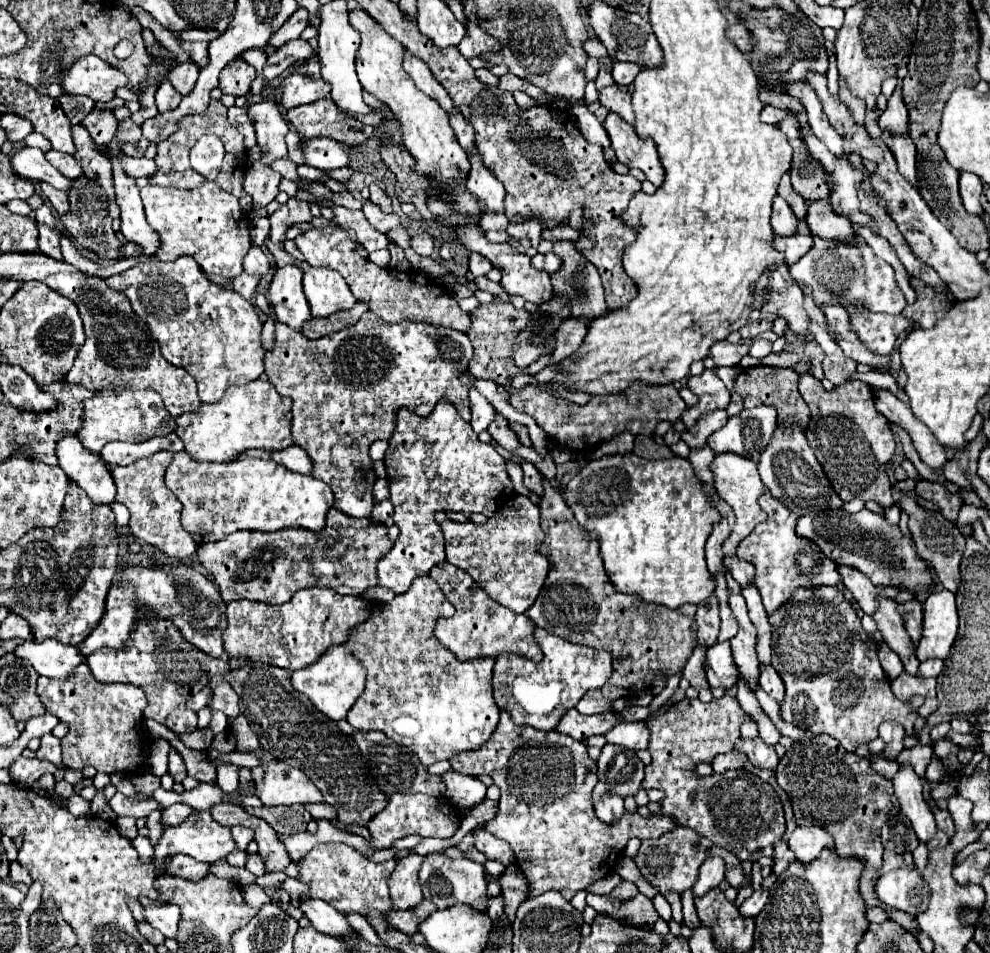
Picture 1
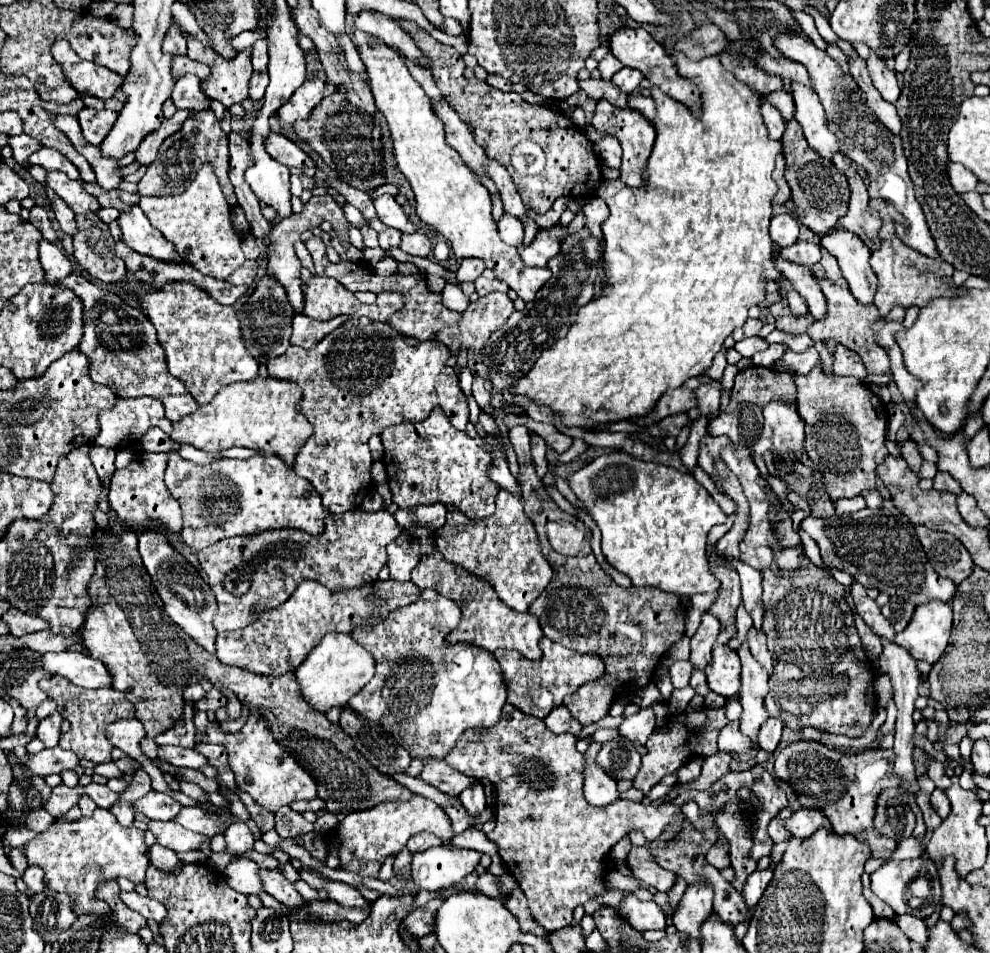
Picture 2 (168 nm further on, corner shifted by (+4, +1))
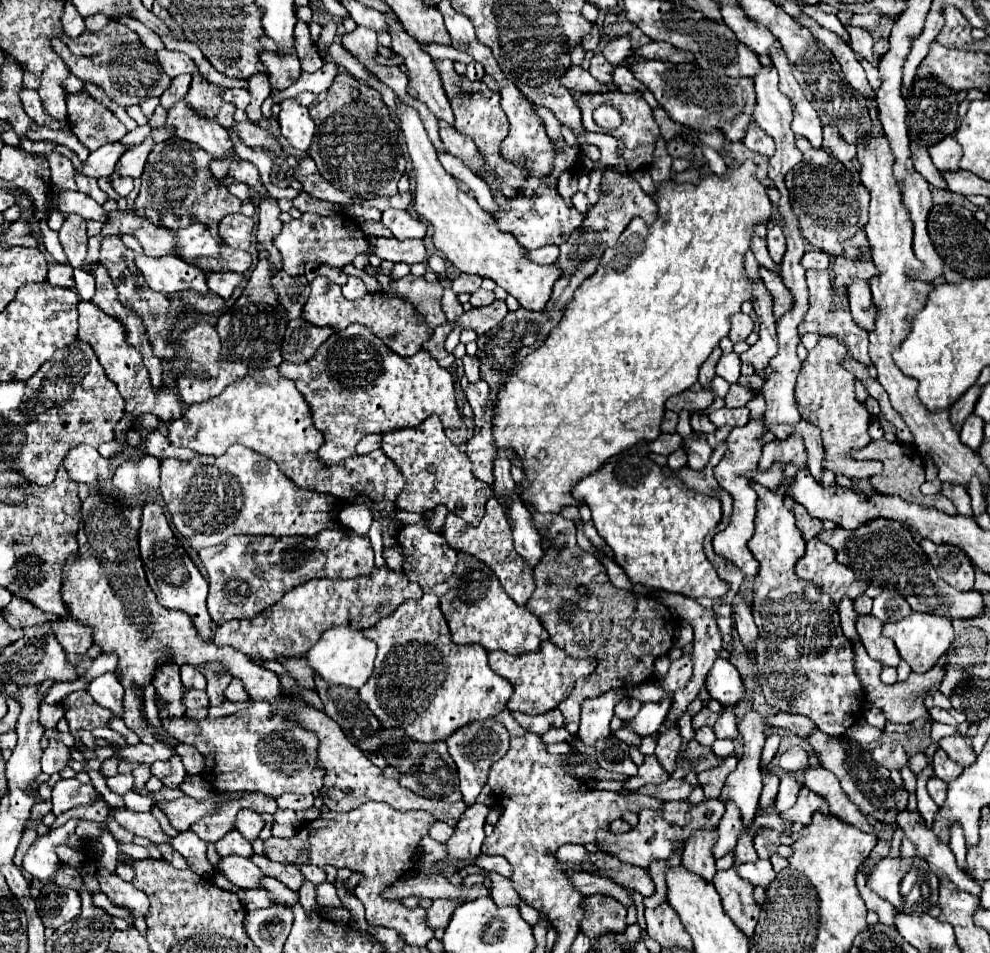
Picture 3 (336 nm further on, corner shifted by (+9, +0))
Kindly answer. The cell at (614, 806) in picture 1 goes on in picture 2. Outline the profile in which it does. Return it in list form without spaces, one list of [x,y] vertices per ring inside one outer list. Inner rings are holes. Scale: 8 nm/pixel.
[[[590,741],[588,751],[584,753],[584,795],[596,807],[604,807],[618,799],[614,777],[610,777],[596,761],[600,747],[602,743]]]

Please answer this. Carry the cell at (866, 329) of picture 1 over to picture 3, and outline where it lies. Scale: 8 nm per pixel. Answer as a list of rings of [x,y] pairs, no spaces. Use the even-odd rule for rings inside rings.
[[[807,270],[807,286],[809,286],[809,310],[807,310],[807,314],[799,326],[799,336],[807,334],[807,332],[815,332],[821,336],[835,336],[847,346],[847,350],[851,352],[851,356],[855,360],[859,360],[861,364],[865,364],[867,367],[872,365],[869,354],[867,354],[867,346],[869,346],[867,332],[863,328],[859,328],[853,322],[851,312],[841,302],[835,300],[835,290],[831,286],[829,272],[827,270]]]

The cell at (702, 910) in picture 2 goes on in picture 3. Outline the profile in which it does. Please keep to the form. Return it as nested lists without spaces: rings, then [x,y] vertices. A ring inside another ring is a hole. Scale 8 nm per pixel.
[[[693,834],[693,838],[685,842],[685,850],[681,858],[683,868],[701,876],[705,882],[713,882],[713,876],[717,872],[715,858],[711,854],[715,840],[717,840],[717,834]]]

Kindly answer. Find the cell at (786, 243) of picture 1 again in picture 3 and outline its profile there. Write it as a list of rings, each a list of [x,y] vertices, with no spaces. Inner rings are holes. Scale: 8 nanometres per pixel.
[[[813,250],[813,252],[805,252],[801,258],[803,268],[827,268],[829,266],[829,256],[825,252]]]

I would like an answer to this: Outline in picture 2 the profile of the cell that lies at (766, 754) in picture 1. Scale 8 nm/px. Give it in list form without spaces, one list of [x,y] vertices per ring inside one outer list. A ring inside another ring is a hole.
[[[730,721],[718,735],[718,749],[720,751],[726,751],[726,753],[748,753],[748,751],[756,751],[758,747],[752,745],[750,737],[742,735],[740,729],[738,729],[738,721]]]

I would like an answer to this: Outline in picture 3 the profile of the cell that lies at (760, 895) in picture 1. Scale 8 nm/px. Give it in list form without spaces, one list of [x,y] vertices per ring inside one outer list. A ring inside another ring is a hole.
[[[759,860],[753,864],[739,866],[737,872],[739,872],[739,876],[747,878],[753,886],[763,886],[763,888],[767,888],[775,878],[775,870],[773,870],[769,860]]]

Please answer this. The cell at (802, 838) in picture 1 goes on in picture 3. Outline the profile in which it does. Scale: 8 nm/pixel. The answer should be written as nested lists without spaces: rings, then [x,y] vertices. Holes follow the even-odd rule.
[[[803,786],[795,806],[789,808],[787,812],[781,812],[781,816],[789,822],[799,822],[799,824],[807,826],[807,824],[811,824],[811,818],[815,812],[827,812],[827,802],[819,794],[813,794],[809,788]]]

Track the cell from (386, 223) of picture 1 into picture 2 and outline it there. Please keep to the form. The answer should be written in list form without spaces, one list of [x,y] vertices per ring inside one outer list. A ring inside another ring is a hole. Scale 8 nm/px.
[[[326,179],[326,183],[324,183],[324,185],[326,185],[326,187],[336,189],[340,195],[344,195],[344,197],[346,197],[346,201],[348,201],[350,205],[358,207],[358,209],[360,209],[360,213],[362,213],[366,219],[376,217],[374,207],[372,207],[372,197],[368,197],[364,191],[358,191],[358,189],[350,187],[350,185],[346,185],[346,183],[344,183],[344,181],[340,181],[340,179]]]

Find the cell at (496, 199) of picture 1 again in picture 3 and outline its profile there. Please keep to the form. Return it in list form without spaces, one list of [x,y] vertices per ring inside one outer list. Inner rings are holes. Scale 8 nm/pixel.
[[[395,18],[389,20],[389,34],[393,38],[393,52],[405,58],[407,76],[409,76],[409,96],[415,100],[421,100],[437,120],[443,120],[447,124],[453,124],[453,112],[449,106],[449,100],[445,96],[445,90],[441,86],[441,80],[435,72],[433,60],[427,52],[419,48],[417,42],[401,28],[401,22]]]

